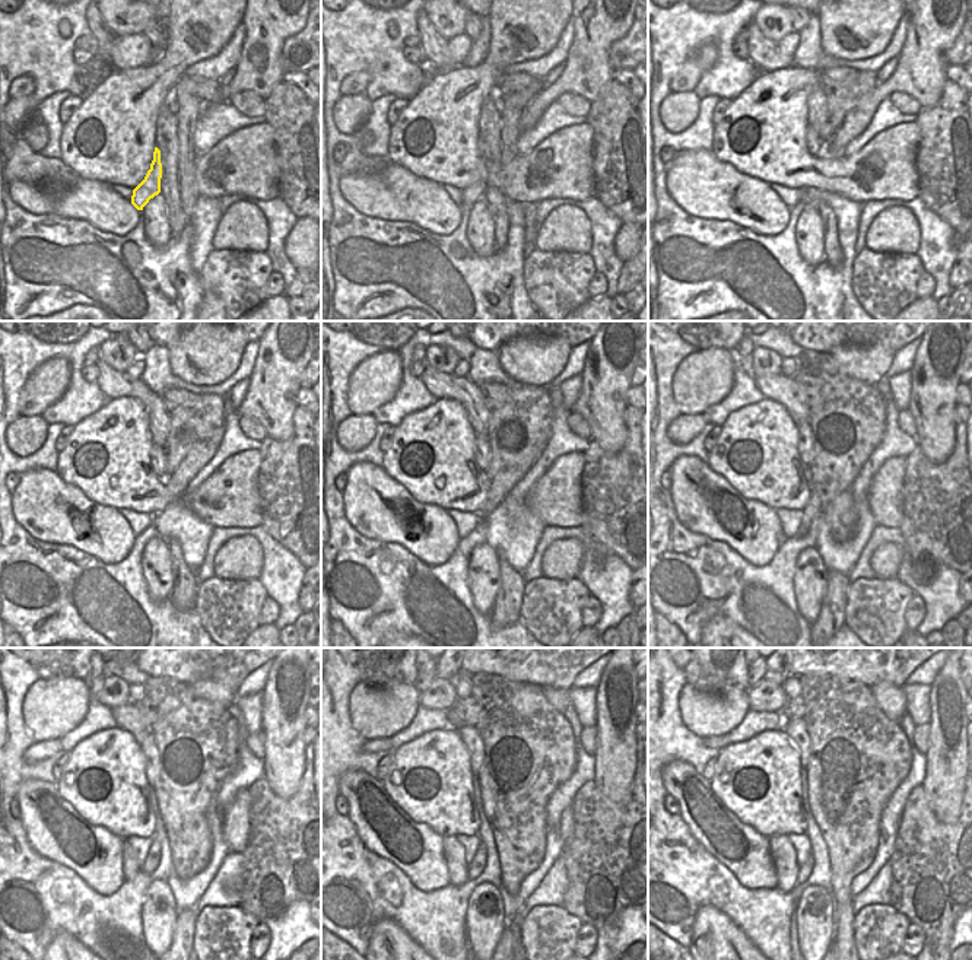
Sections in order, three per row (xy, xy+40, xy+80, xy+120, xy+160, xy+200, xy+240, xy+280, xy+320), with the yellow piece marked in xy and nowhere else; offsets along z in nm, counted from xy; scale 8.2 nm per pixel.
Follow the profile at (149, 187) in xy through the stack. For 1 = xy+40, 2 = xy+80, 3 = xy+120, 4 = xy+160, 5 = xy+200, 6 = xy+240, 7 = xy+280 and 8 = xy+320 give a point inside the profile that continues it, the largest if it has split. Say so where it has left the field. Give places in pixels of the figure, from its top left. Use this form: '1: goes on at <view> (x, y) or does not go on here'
1: goes on at xy+40 (476, 191)
2: goes on at xy+80 (815, 145)
3: goes on at xy+120 (158, 458)
4: goes on at xy+160 (482, 450)
5: goes on at xy+200 (806, 441)
6: goes on at xy+240 (152, 766)
7: goes on at xy+280 (470, 736)
8: goes on at xy+320 (796, 730)

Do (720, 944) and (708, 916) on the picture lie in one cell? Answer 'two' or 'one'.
one

